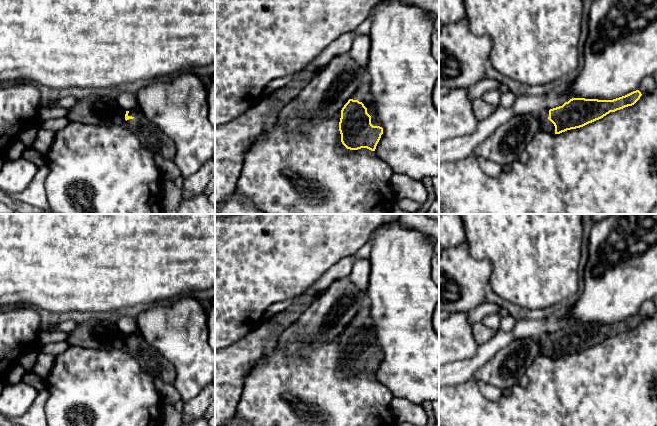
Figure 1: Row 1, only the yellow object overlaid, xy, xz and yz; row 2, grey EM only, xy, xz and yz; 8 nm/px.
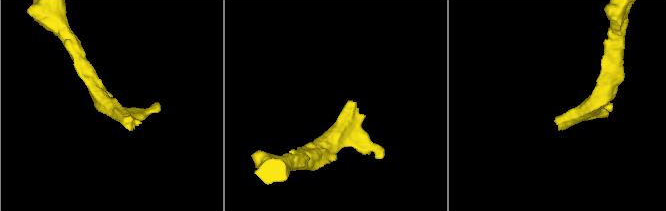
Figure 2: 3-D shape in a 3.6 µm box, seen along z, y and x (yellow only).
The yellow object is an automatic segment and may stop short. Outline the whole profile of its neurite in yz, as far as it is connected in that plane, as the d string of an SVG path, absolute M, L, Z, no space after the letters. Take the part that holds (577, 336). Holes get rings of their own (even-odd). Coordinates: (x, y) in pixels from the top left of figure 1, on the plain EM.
M639 314L613 324L572 322L562 330L542 334L538 340L540 354L560 358L583 351L617 334L634 329L642 320Z

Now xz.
M365 304L341 334L339 355L342 368L350 374L367 372L375 375L383 358L372 329L368 304Z

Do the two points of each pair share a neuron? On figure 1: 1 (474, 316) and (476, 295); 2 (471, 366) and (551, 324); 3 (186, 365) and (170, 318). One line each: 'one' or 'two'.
1: two
2: one
3: one

